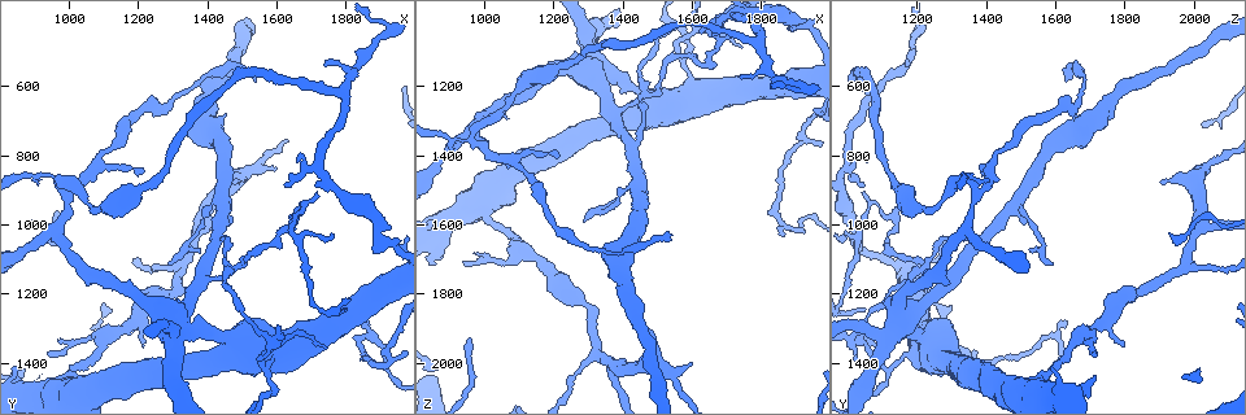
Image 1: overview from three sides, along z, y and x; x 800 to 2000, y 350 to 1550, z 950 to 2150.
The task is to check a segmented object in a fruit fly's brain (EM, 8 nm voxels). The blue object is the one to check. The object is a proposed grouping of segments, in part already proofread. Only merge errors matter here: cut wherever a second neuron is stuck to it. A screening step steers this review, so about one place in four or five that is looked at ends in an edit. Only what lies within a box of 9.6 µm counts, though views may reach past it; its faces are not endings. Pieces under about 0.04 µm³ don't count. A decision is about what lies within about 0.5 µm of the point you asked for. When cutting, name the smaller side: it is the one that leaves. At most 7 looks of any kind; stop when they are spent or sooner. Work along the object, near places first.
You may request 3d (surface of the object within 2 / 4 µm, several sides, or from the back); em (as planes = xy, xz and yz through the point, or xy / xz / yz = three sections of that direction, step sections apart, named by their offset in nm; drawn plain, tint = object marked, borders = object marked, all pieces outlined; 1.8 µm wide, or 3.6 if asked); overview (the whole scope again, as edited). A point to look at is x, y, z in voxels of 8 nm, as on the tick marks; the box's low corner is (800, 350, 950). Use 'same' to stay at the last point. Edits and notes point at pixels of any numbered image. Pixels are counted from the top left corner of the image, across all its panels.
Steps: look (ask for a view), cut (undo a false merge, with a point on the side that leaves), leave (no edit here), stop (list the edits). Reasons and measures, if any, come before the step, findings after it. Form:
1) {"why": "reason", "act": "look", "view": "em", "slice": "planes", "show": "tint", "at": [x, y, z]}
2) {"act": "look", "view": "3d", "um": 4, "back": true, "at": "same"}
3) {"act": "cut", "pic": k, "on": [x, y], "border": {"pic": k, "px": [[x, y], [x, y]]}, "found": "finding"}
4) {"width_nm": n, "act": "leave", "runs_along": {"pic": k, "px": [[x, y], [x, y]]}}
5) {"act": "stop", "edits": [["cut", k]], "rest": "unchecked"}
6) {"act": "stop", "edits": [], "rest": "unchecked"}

{"why": "a fork", "act": "look", "view": "em", "slice": "xz", "step": 16, "show": "tint", "at": [1570, 1420, 1120]}

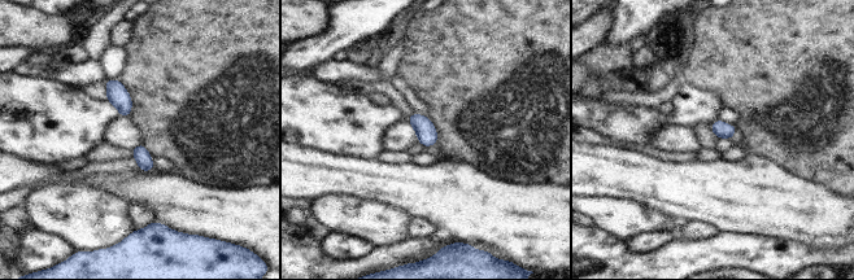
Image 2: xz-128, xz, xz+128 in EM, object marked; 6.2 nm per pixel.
{"why": "another direction", "act": "look", "view": "em", "slice": "planes", "show": "tint", "at": "same"}

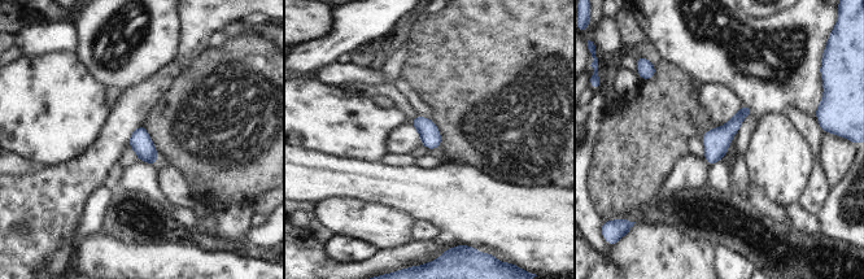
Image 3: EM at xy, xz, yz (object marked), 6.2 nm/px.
{"act": "leave", "found": "one neuron here"}

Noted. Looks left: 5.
{"why": "thick turns thin", "act": "look", "view": "3d", "um": 2, "at": [1120, 960, 1180]}

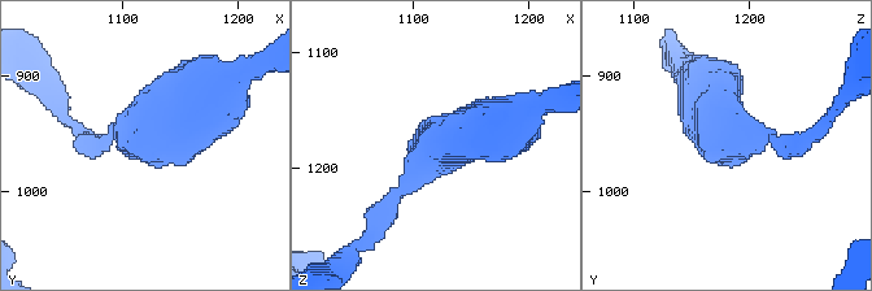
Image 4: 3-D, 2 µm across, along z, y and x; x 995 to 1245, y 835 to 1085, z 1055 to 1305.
{"act": "look", "view": "em", "slice": "planes", "show": "tint", "at": [1122, 952, 1186]}

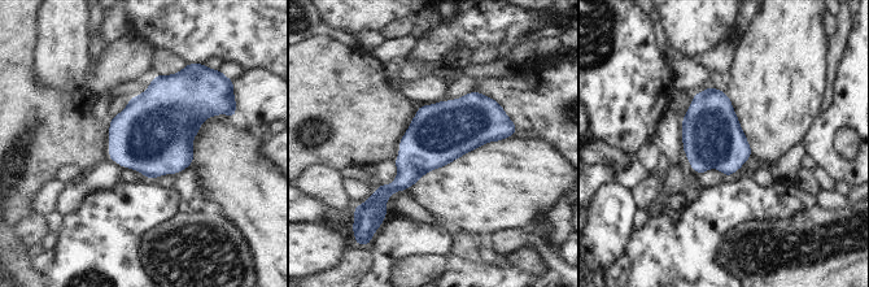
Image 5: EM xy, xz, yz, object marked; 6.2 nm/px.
{"act": "leave", "found": "one neuron here"}

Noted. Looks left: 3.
{"why": "abrupt turn", "act": "look", "view": "em", "um": 3.6, "slice": "planes", "show": "tint", "at": [1330, 1300, 1150]}

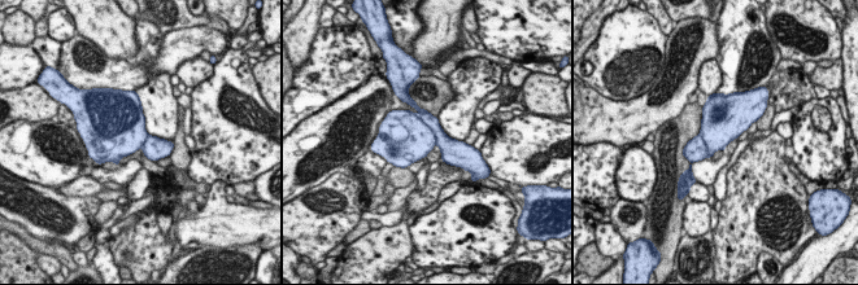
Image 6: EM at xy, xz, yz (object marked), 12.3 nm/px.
{"act": "cut", "pic": 6, "on": [414, 139], "border": {"pic": 6, "px": [[418, 115], [432, 131], [436, 143]]}, "found": "two neurons meet here"}

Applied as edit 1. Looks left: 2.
{"act": "stop", "edits": [["cut", 6]], "rest": "unchecked"}

